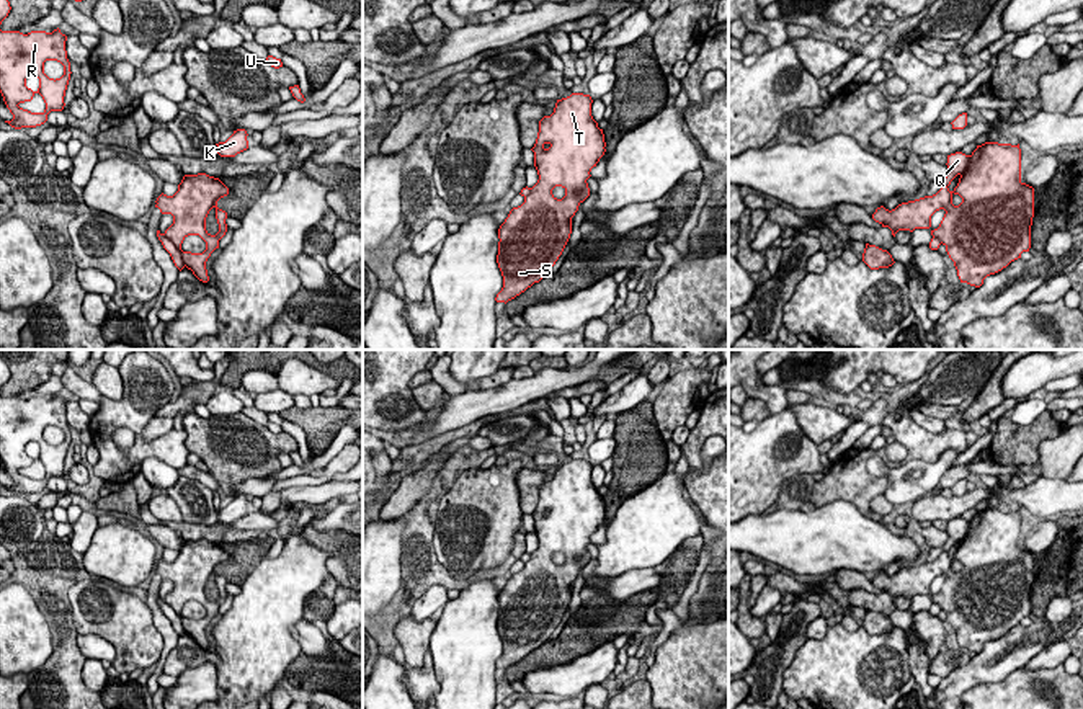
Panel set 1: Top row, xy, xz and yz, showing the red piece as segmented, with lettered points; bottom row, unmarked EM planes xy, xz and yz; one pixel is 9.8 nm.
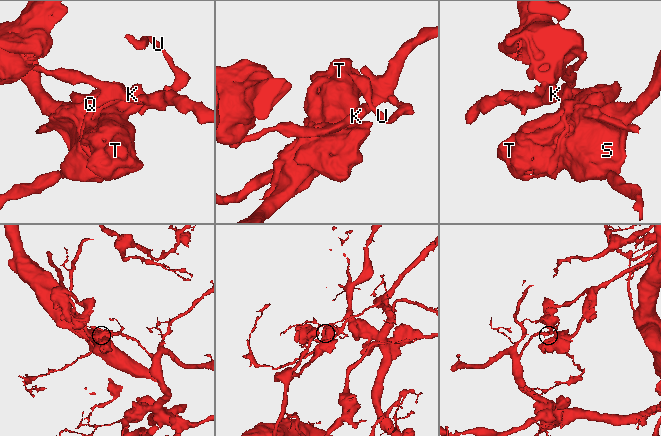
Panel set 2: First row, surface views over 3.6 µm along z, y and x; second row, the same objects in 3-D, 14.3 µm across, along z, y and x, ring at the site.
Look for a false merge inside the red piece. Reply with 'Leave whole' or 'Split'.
Split

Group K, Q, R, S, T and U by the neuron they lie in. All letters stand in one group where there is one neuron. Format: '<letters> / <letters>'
K Q U / R S T

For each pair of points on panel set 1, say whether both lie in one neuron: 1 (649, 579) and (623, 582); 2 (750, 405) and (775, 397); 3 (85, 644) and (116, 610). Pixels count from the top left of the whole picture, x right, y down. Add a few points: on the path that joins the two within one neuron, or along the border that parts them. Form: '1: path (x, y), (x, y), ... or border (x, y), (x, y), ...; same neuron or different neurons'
1: path (642, 579), (629, 582); same neuron
2: border (750, 396), (762, 401), (770, 414); different neurons
3: border (77, 633), (102, 636), (115, 651), (113, 664); different neurons

